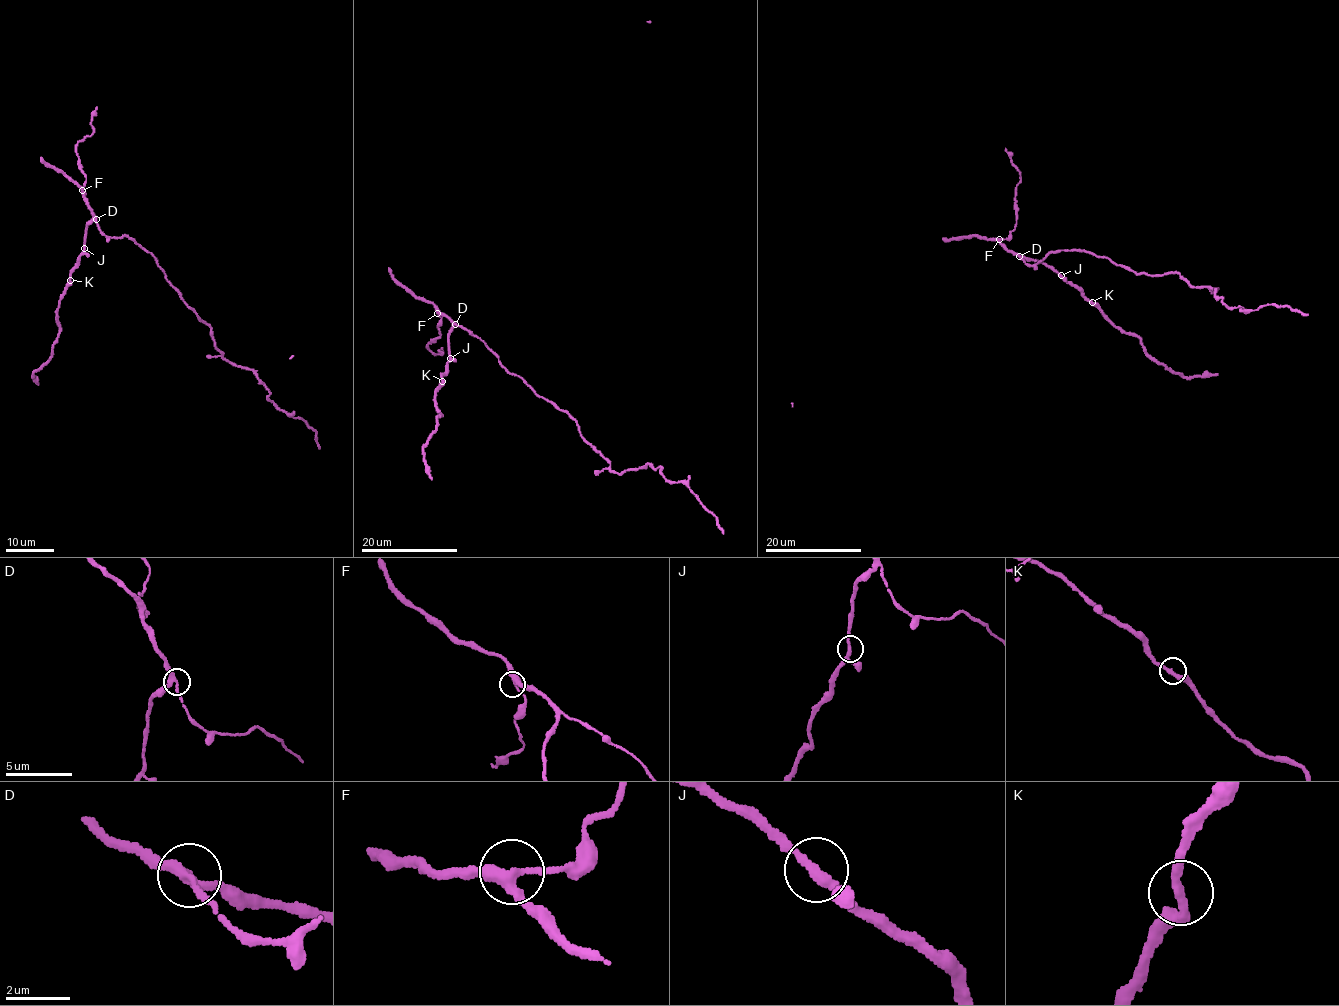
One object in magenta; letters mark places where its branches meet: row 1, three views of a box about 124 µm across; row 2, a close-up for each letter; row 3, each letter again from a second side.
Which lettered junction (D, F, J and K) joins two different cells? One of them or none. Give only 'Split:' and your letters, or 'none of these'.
Split: none of these

